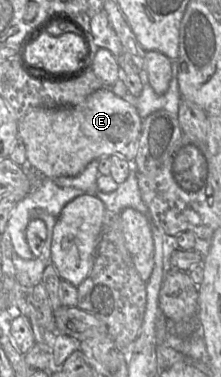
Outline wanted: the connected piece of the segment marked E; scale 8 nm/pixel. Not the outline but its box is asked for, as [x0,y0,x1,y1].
[18,87,142,179]

